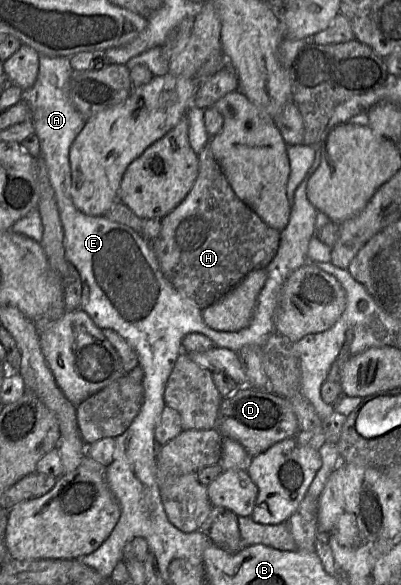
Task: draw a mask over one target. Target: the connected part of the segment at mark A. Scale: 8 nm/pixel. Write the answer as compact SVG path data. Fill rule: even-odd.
M39 55L36 82L31 88L22 90L21 95L21 101L26 103L32 111L32 122L40 141L40 157L44 161L54 193L59 188L63 190L63 183L66 183L66 153L70 154L71 145L86 122L74 108L69 97L68 87L72 71L69 57Z

